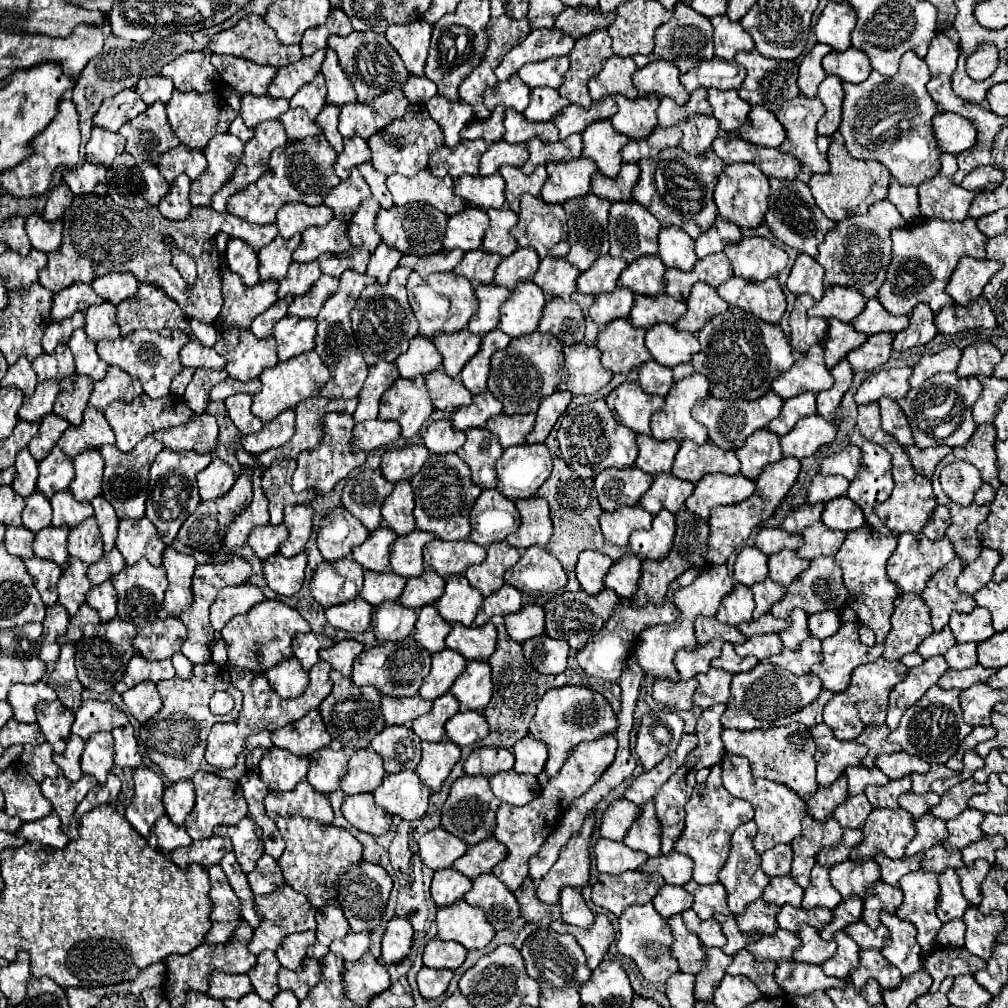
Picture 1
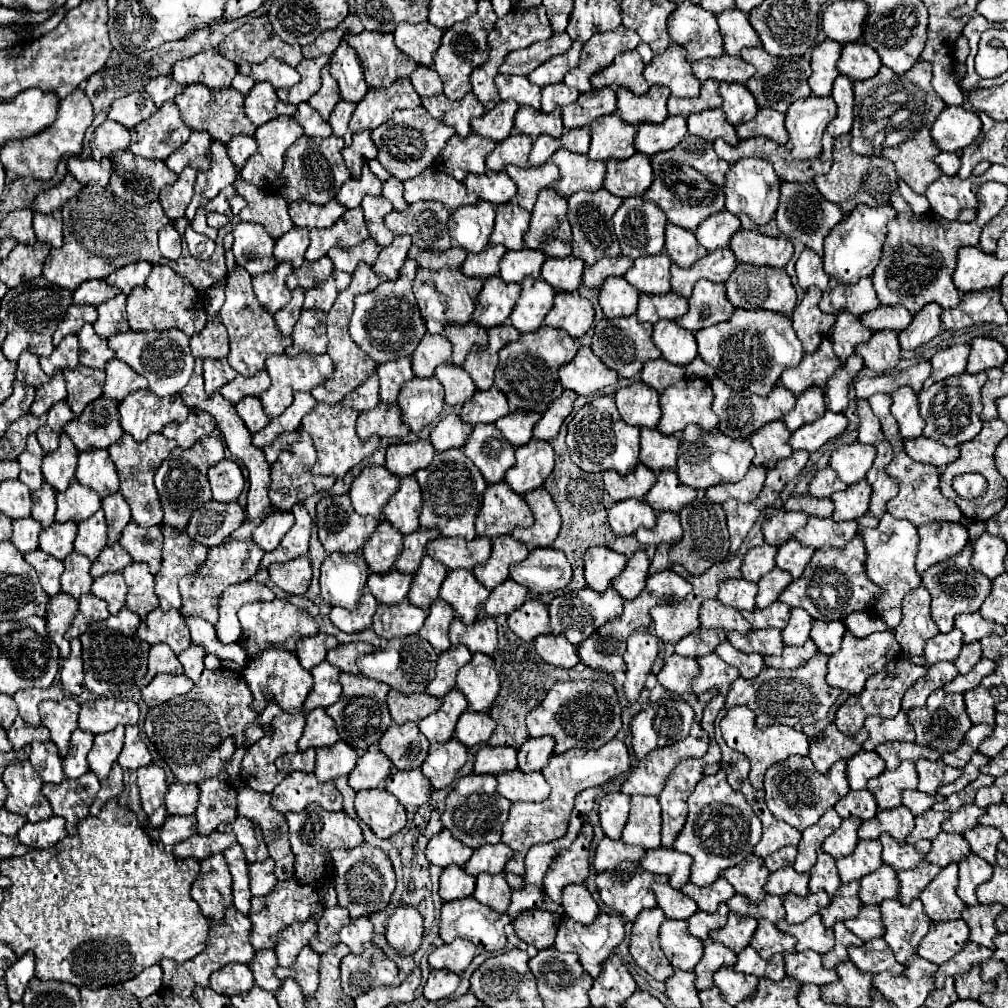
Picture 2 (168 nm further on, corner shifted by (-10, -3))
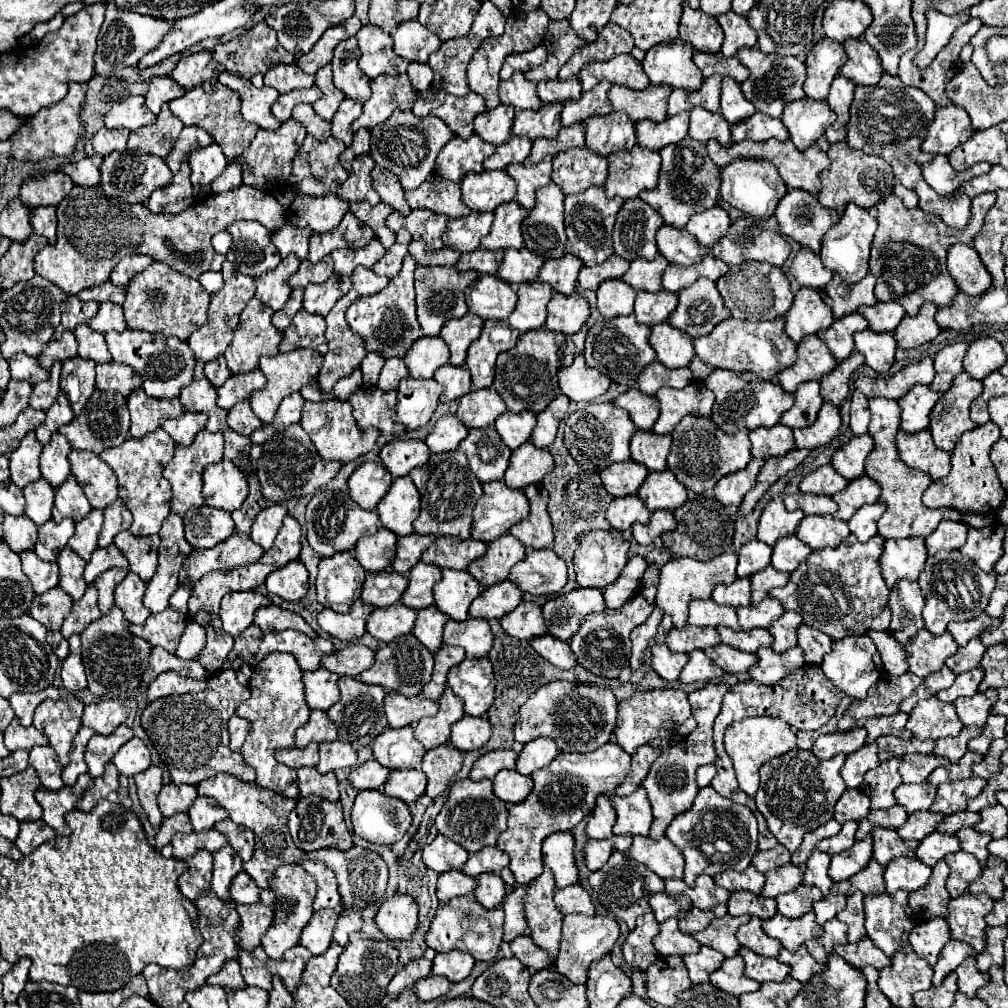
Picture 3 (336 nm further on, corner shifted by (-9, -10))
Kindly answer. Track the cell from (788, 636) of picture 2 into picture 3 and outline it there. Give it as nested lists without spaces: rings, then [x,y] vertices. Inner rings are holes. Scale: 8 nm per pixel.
[[[787,611],[785,615],[781,615],[781,619],[777,619],[777,623],[773,623],[773,627],[769,627],[769,631],[775,637],[773,651],[783,653],[791,647],[797,647],[797,629],[801,625],[803,625],[803,619],[795,611]]]

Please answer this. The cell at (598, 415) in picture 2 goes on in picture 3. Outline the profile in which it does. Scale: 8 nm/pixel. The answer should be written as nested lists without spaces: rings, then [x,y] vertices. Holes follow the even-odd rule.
[[[591,403],[565,419],[565,447],[583,471],[603,471],[615,461],[629,461],[629,441],[637,429],[627,411],[621,411],[613,403]]]

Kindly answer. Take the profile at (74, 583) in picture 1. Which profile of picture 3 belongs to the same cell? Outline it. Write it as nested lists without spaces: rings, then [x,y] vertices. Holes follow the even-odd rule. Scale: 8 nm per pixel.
[[[65,547],[57,559],[59,563],[59,571],[61,571],[61,579],[59,579],[59,587],[69,593],[73,597],[73,601],[81,599],[87,583],[83,581],[83,569],[85,569],[85,561],[73,553],[69,547]]]

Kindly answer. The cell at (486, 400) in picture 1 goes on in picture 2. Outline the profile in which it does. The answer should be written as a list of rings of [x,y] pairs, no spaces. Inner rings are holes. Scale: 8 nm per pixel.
[[[490,388],[486,392],[480,392],[476,390],[474,396],[462,406],[462,412],[460,412],[460,418],[468,424],[492,424],[496,422],[498,418],[506,416],[510,410],[508,410],[508,400],[506,396],[498,390],[498,388]]]

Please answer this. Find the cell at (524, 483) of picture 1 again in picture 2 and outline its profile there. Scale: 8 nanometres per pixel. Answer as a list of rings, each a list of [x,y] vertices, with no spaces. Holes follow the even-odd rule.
[[[532,438],[528,444],[516,448],[516,466],[506,472],[506,482],[516,494],[526,494],[544,484],[554,468],[554,450],[550,442]]]

